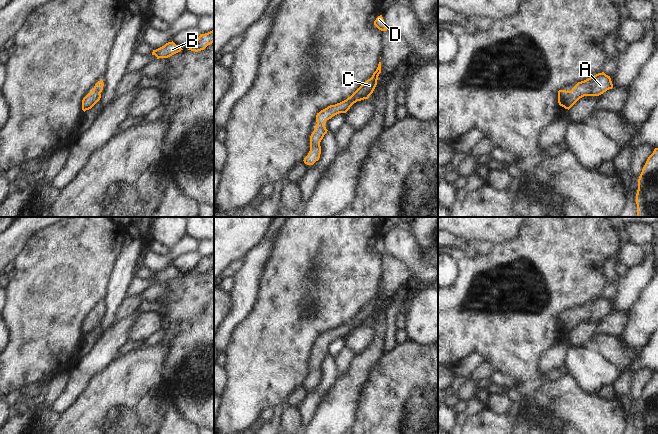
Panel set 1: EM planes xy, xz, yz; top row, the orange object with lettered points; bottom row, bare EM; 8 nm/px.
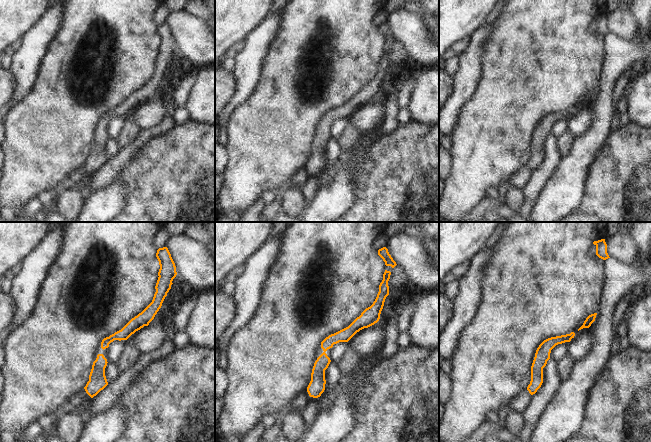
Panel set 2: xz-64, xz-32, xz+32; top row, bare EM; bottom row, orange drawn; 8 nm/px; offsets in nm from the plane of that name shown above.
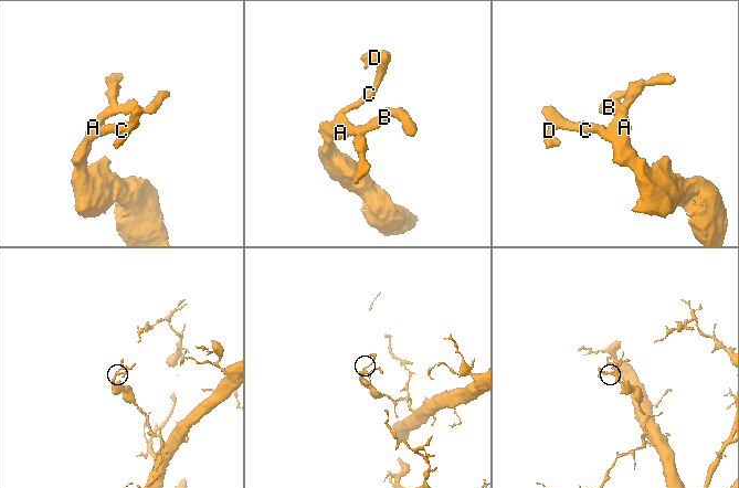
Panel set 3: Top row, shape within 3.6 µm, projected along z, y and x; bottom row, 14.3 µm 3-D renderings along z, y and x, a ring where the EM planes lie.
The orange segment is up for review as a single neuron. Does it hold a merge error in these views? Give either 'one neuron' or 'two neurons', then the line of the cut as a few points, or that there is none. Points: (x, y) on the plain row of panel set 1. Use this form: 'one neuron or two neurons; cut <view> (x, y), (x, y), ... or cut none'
one neuron; cut none

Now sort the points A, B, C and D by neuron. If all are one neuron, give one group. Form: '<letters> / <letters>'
A B C D

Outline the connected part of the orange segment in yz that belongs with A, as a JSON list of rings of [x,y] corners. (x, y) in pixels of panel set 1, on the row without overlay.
[[[604,296],[598,297],[584,305],[578,306],[571,315],[559,314],[558,327],[565,333],[570,333],[584,320],[599,320],[613,312],[610,300]]]

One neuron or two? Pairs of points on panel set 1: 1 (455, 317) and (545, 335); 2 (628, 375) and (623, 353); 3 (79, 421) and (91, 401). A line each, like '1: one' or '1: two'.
1: one
2: two
3: one

